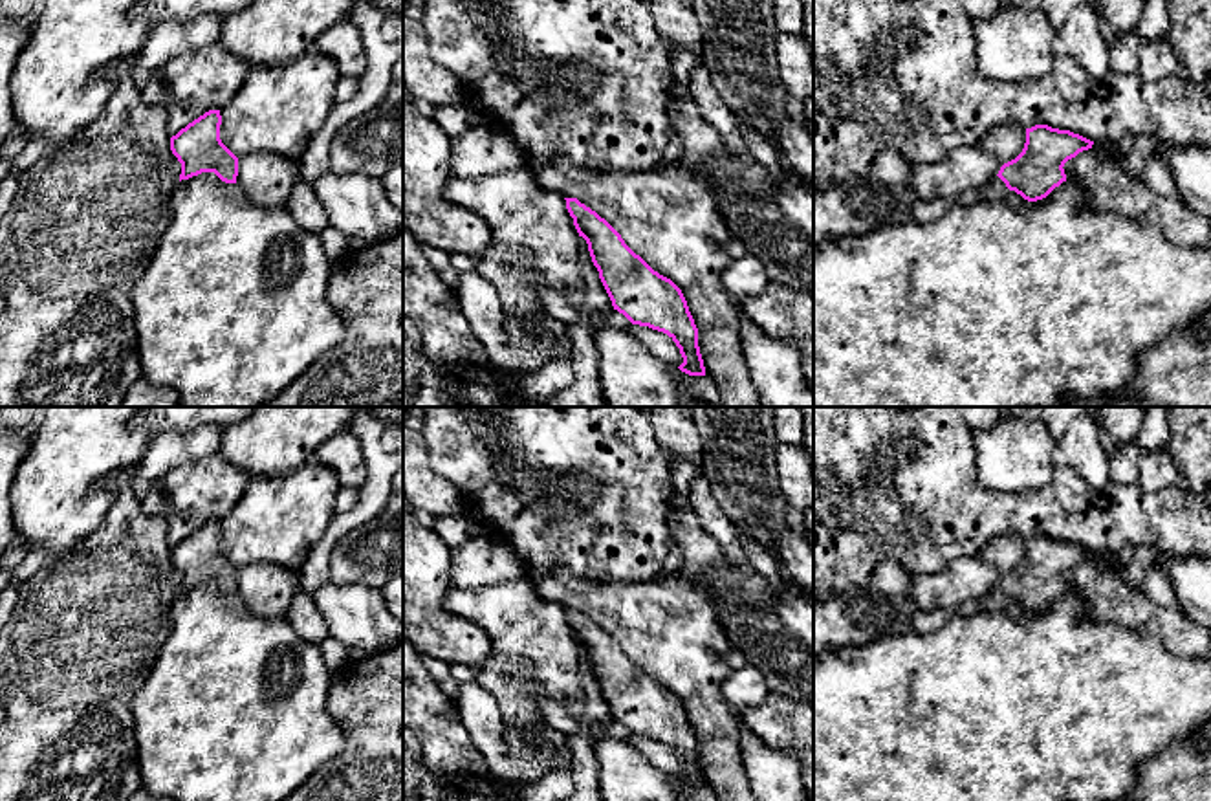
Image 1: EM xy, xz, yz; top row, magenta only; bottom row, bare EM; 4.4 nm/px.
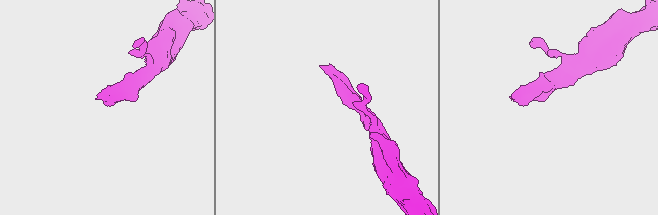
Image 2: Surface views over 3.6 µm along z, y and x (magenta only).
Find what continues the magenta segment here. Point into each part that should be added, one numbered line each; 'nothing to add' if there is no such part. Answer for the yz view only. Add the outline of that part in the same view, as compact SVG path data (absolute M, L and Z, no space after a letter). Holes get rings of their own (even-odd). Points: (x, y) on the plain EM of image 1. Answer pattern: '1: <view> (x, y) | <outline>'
1: yz (993, 600) | M995 587L993 590L989 590L984 598L980 598L982 603L982 610L984 612L993 612L1002 609L1009 599L1006 598L1006 594Z

